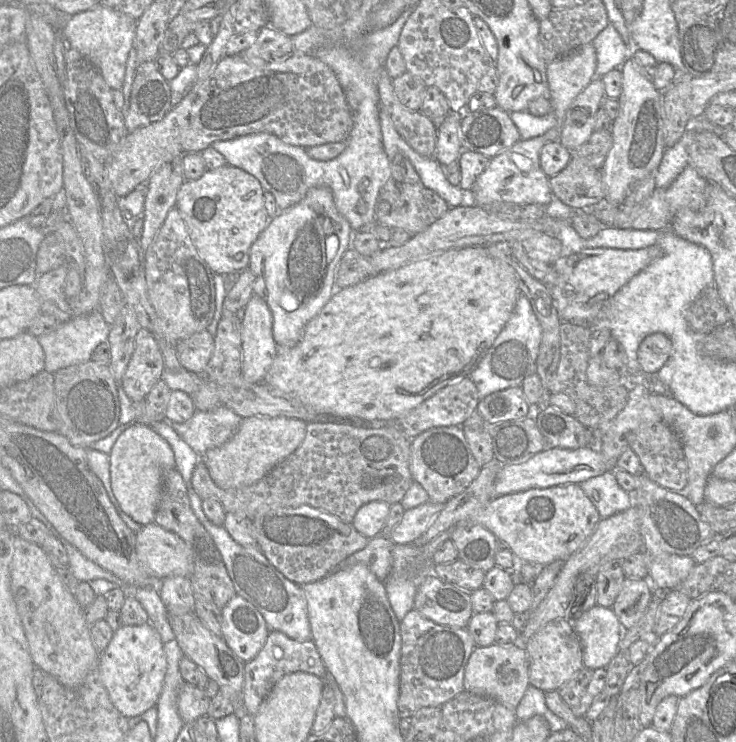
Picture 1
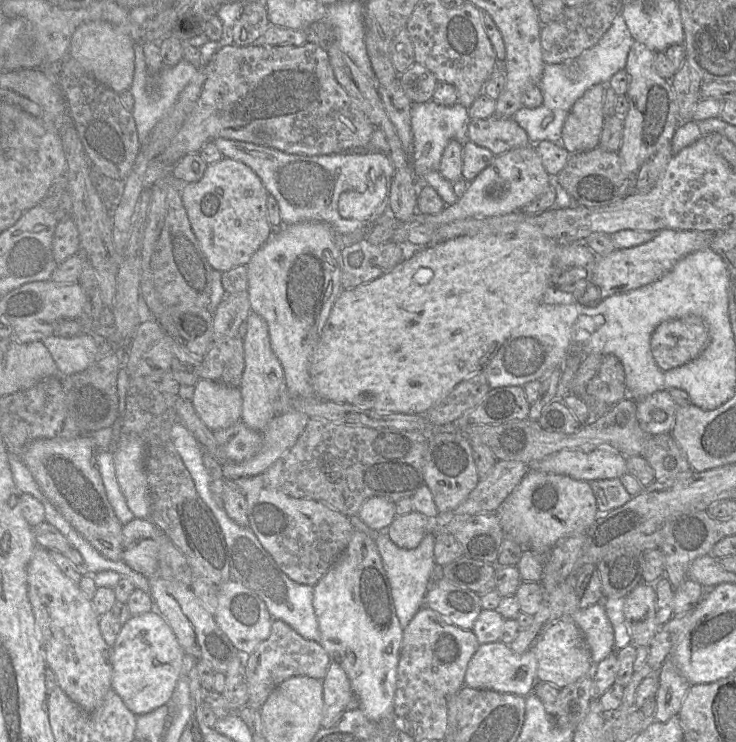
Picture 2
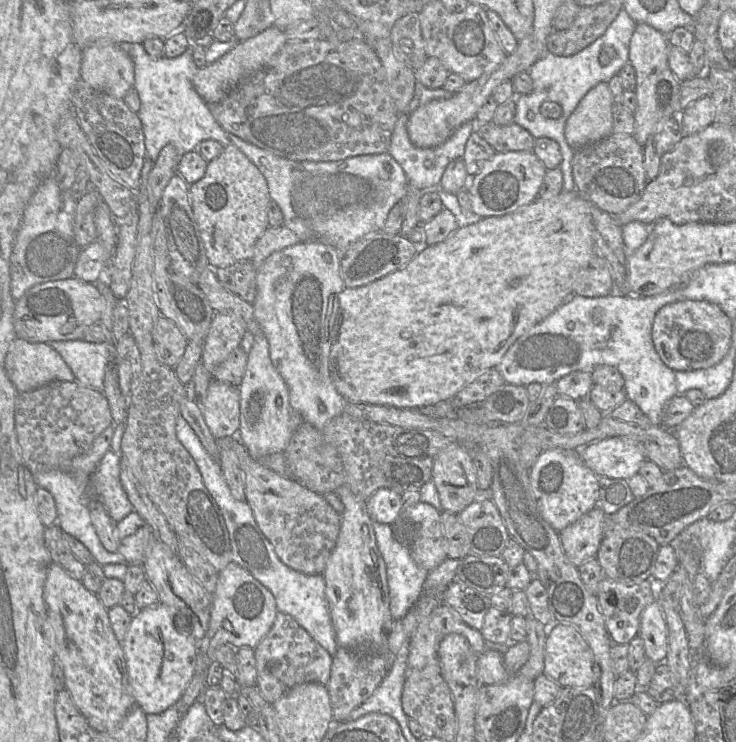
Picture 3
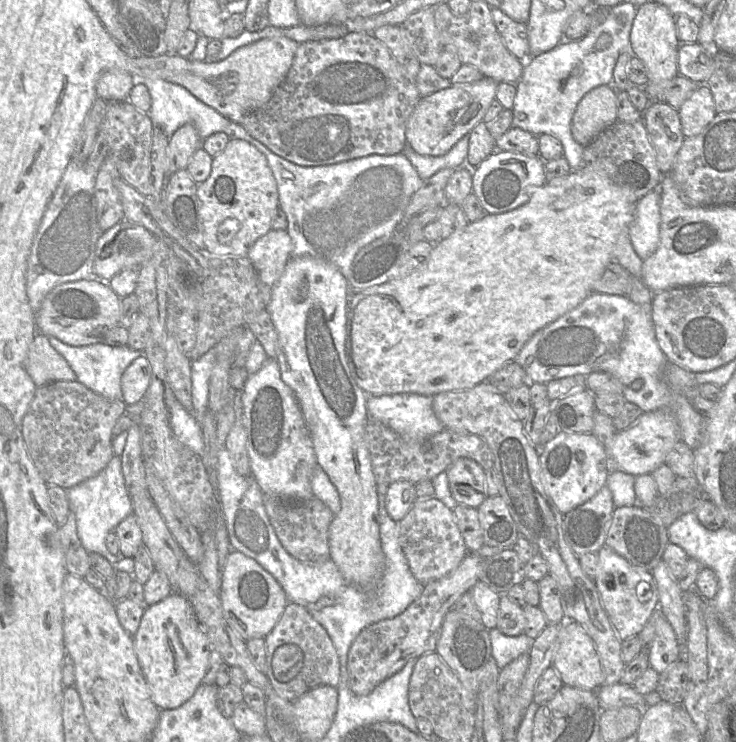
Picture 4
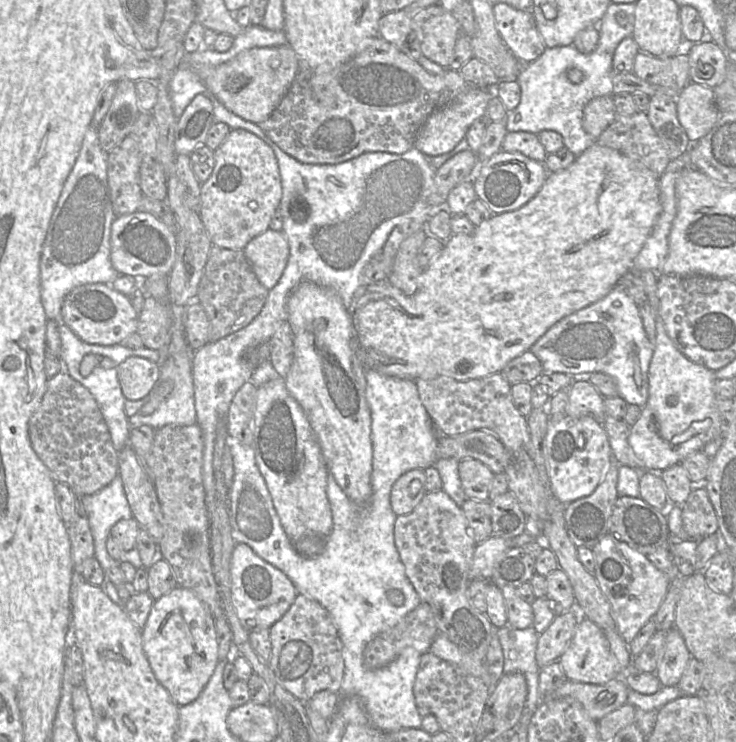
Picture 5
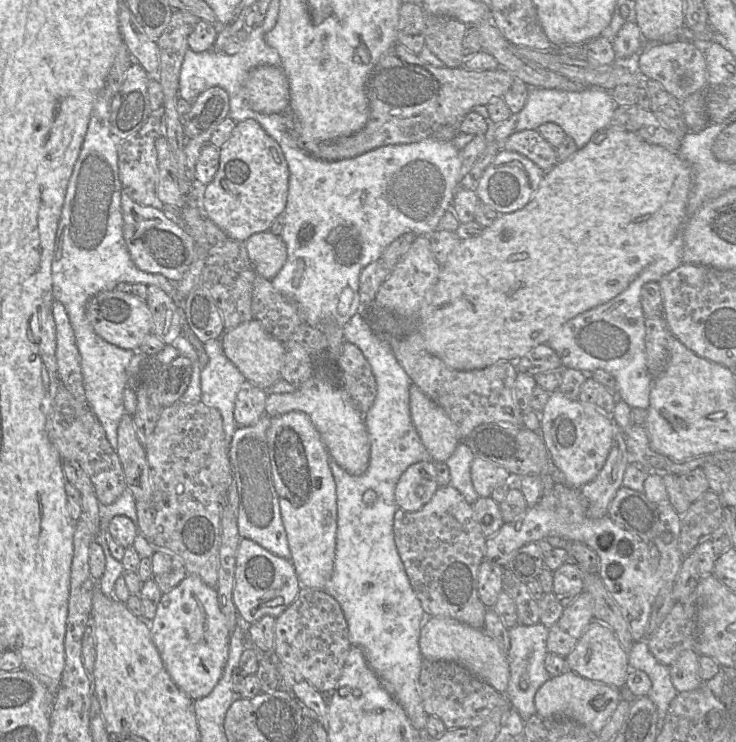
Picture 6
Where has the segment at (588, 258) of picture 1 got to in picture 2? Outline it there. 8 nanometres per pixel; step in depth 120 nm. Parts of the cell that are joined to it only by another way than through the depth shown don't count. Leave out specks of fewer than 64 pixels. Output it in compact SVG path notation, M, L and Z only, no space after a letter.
M663 229L650 241L625 249L616 249L597 259L593 276L580 296L571 294L575 301L583 306L595 307L604 299L625 293L659 280L667 274L678 261L690 253L709 249L716 232L680 231Z

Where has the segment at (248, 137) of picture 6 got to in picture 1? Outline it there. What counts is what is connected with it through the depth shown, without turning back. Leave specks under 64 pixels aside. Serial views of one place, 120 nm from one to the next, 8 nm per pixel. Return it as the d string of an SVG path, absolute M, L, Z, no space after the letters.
M229 164L206 170L197 180L185 180L178 191L176 207L199 255L216 274L239 273L248 268L250 248L270 220L264 208L264 189L260 182L245 170Z

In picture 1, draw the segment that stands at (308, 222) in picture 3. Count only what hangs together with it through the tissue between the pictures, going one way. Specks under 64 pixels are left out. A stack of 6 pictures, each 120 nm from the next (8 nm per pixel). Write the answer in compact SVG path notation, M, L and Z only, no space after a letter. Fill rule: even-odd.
M404 12L390 26L370 30L357 40L312 52L335 73L353 113L353 127L346 140L347 146L340 155L327 161L315 160L309 157L305 148L289 145L266 132L217 141L211 146L225 157L229 165L253 175L264 191L274 196L279 211L301 201L312 187L328 187L338 212L349 222L351 229L358 232L363 226L375 220L375 206L380 189L391 176L390 160L382 144L377 78L384 69L391 49L397 45L410 12ZM363 179L369 181L369 186L361 193L358 185Z

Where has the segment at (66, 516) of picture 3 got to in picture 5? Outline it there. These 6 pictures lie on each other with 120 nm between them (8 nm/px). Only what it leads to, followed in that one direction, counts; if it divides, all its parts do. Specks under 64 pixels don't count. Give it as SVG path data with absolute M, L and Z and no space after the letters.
M120 474L98 492L82 496L81 504L87 513L94 540L94 558L106 574L111 568L119 567L119 562L106 549L110 529L121 519L133 518Z

